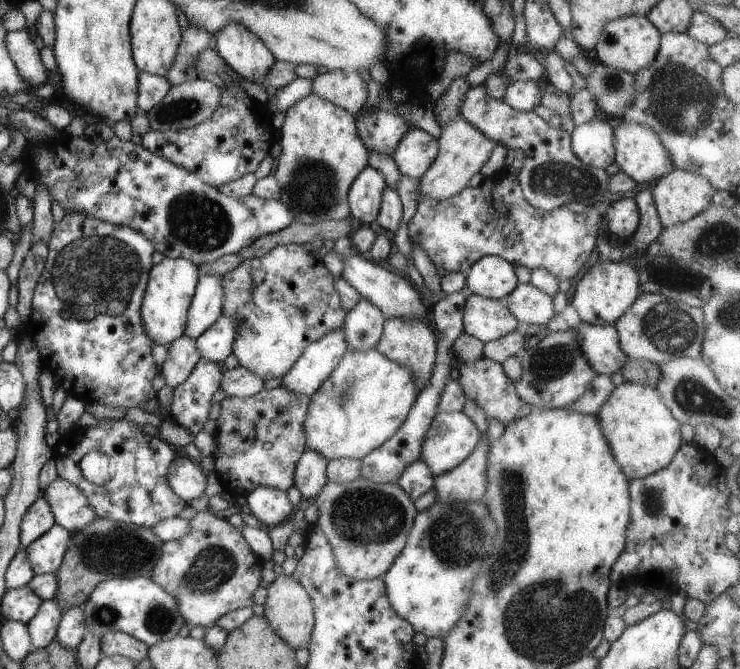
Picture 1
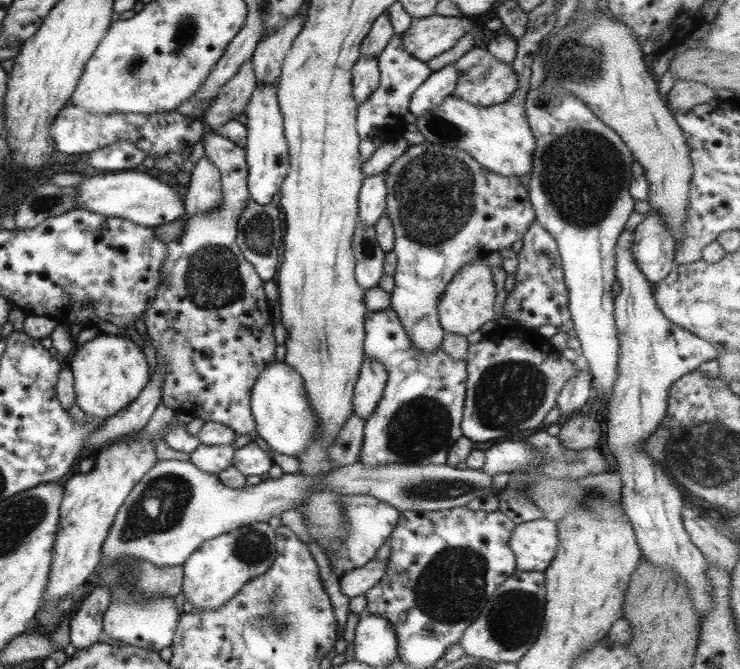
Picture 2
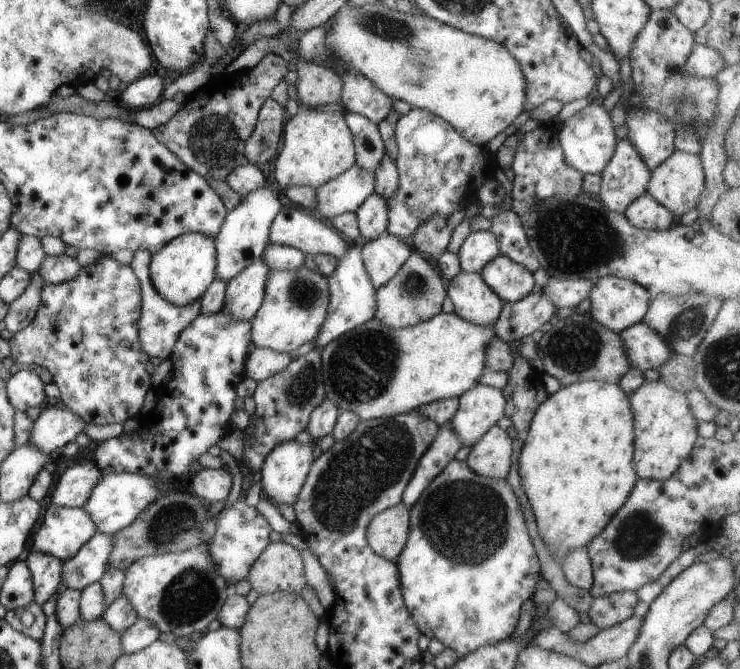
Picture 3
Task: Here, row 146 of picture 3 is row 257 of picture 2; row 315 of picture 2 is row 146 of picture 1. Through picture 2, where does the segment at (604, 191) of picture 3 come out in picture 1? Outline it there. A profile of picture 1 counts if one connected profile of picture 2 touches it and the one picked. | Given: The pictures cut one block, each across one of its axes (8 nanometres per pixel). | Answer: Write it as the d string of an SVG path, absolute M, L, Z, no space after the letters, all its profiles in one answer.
M620 121L617 127L614 128L614 135L614 163L620 167L620 171L626 177L638 184L638 188L644 185L652 186L661 177L664 177L674 169L662 142L650 128L640 124Z

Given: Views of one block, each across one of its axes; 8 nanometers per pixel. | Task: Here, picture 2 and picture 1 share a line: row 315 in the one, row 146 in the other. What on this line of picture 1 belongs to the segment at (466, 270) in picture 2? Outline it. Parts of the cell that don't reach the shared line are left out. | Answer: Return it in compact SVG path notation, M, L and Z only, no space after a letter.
M460 115L446 122L437 142L439 150L436 159L430 169L420 178L419 198L427 197L440 201L461 192L467 188L472 177L480 173L481 168L497 146L494 140L491 140L484 132L481 132Z

